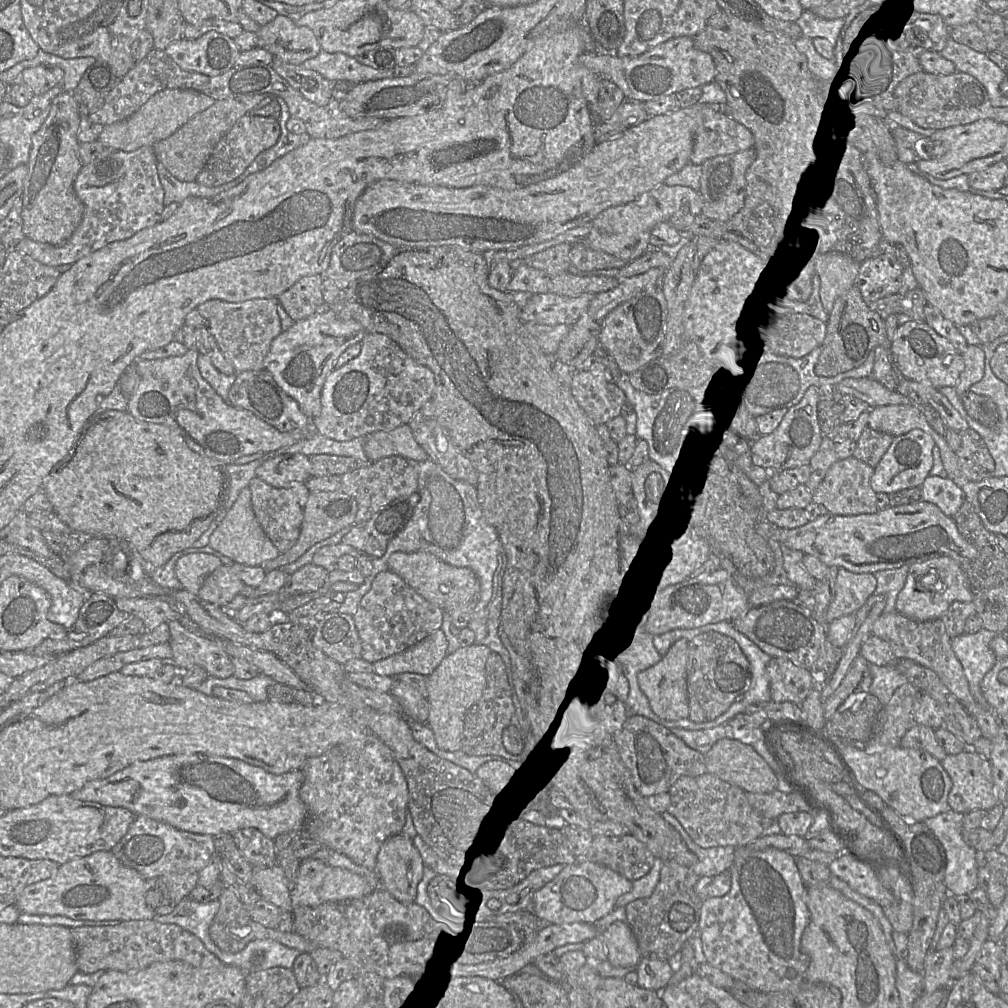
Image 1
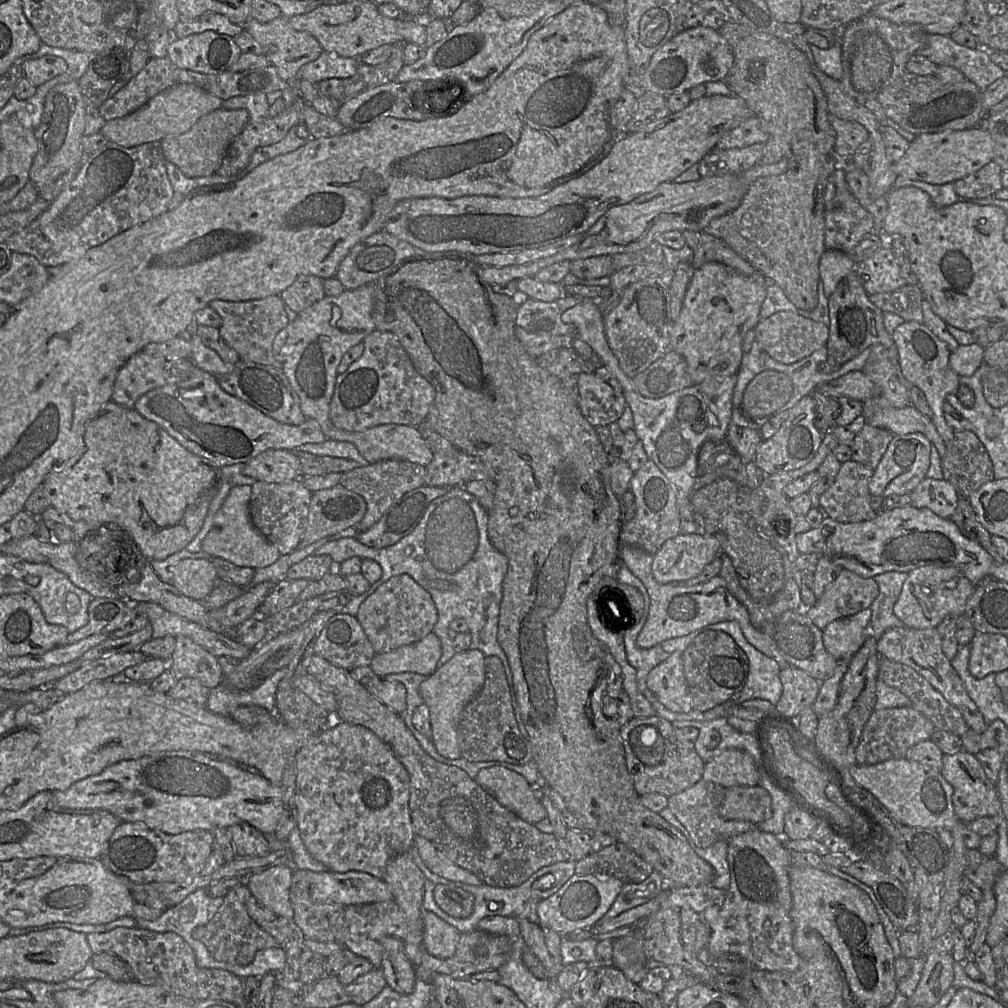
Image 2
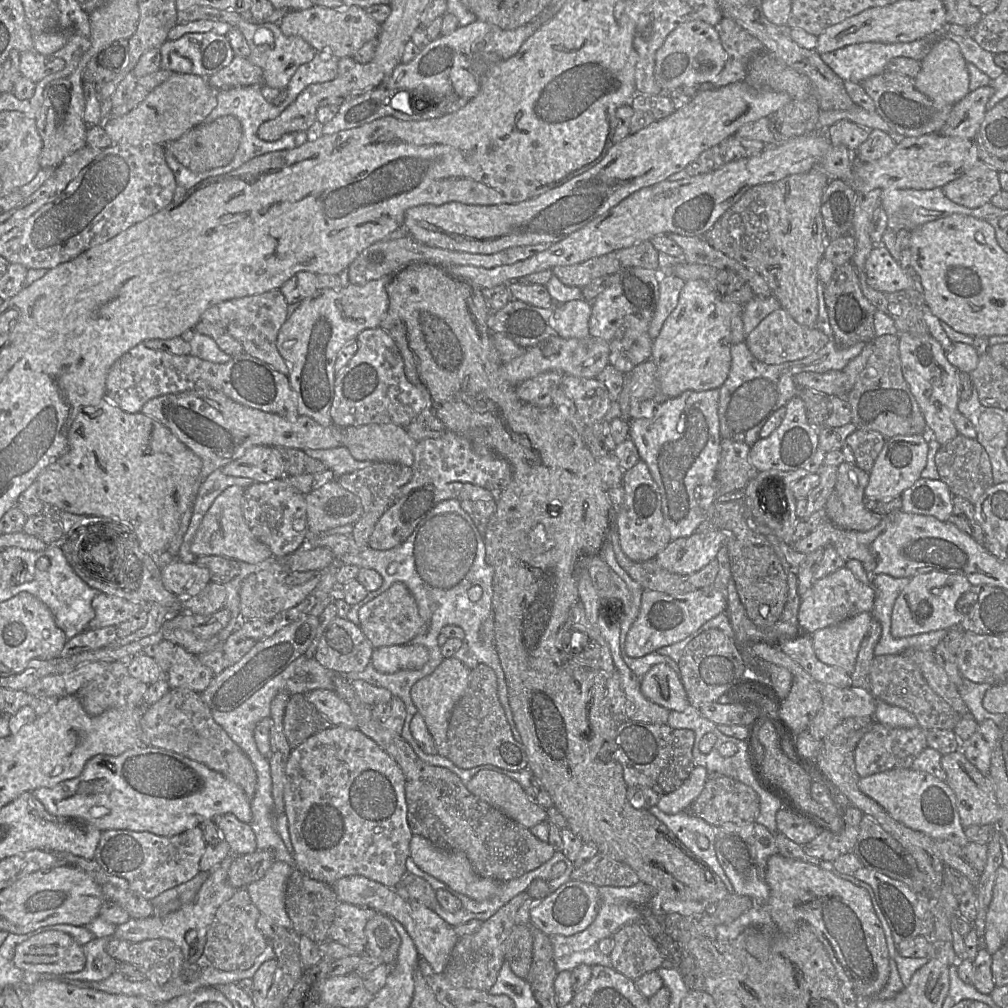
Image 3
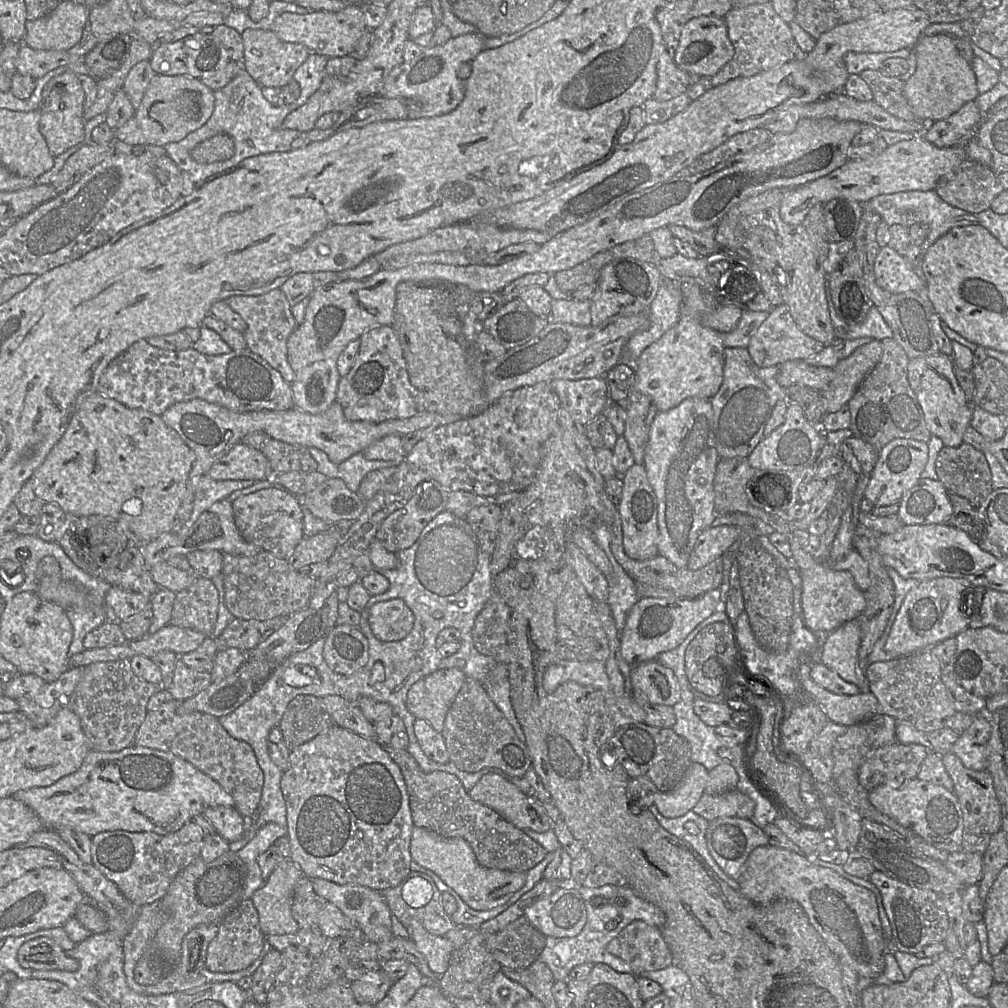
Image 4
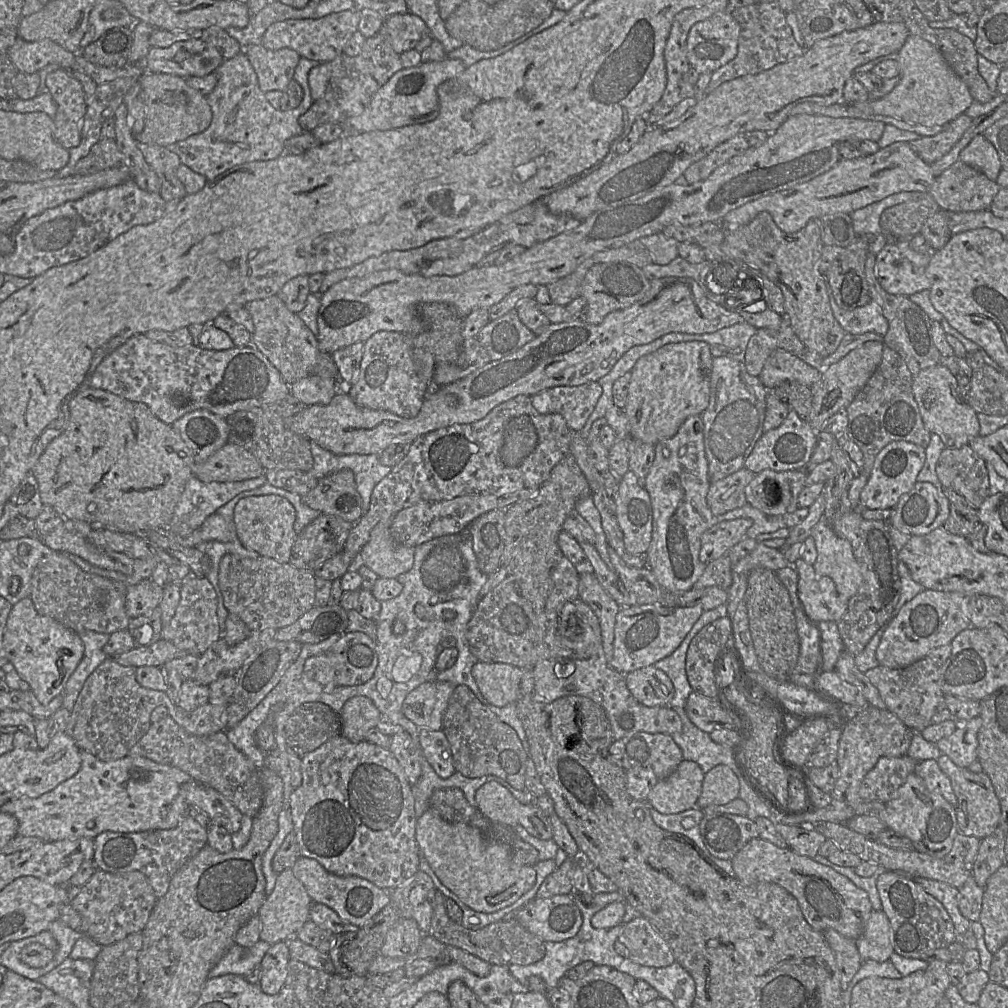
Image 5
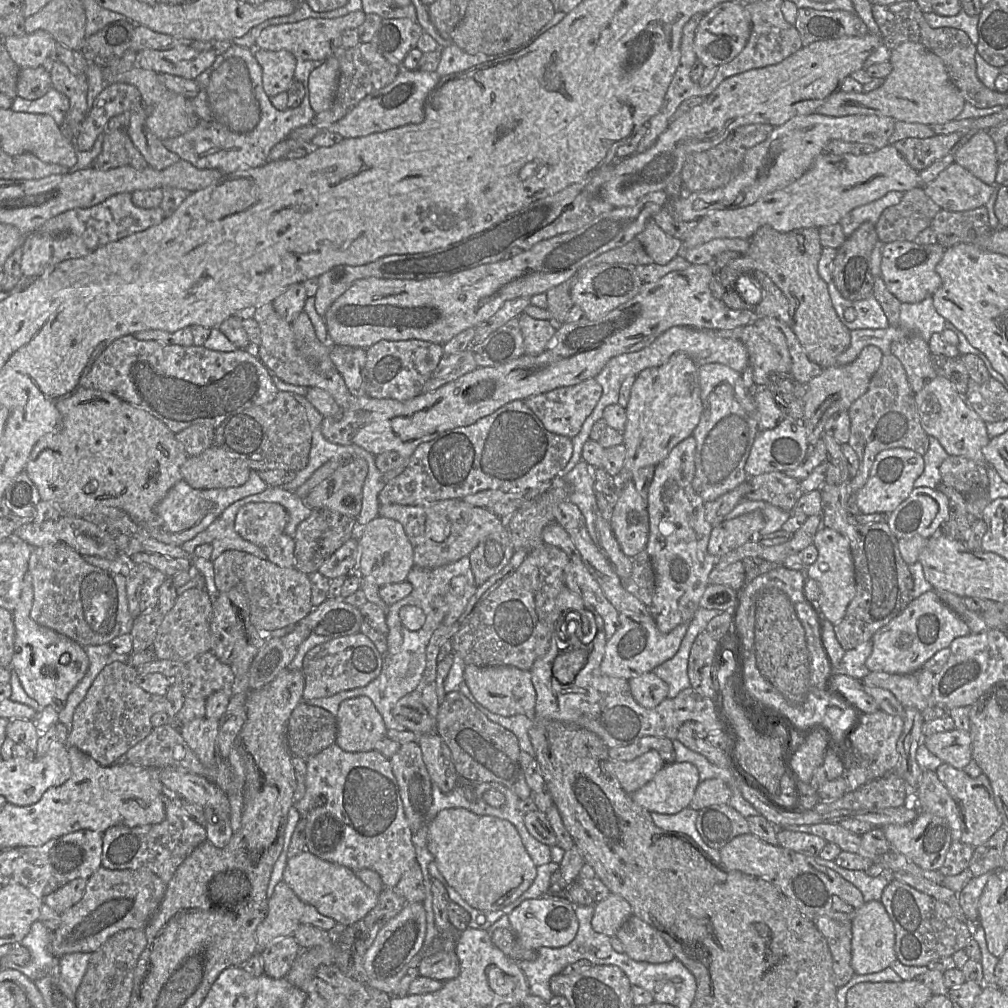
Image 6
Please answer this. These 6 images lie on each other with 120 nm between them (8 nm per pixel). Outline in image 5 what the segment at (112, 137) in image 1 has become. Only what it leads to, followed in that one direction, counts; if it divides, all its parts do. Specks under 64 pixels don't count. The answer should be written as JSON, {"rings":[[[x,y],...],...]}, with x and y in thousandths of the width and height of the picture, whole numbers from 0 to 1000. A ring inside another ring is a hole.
{"rings":[[[143,70],[137,76],[137,81],[142,89],[144,124],[141,131],[134,134],[136,141],[165,146],[198,132],[208,124],[210,110],[204,95],[189,87],[184,77]]]}

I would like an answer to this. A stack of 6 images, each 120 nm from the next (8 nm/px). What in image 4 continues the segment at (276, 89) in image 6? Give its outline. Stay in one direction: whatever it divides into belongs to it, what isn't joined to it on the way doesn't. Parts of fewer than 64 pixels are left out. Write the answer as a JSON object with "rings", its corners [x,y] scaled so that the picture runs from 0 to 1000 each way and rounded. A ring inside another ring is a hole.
{"rings":[[[244,29],[239,36],[242,44],[240,65],[259,86],[280,87],[283,85],[291,78],[293,70],[309,53],[300,44],[280,41],[269,30]]]}

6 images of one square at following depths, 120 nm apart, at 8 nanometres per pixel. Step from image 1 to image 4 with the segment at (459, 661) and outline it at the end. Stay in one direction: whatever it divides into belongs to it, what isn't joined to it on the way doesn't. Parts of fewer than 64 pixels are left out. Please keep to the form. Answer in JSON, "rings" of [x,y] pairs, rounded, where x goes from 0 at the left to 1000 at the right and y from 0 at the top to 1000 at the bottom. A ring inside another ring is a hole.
{"rings":[[[436,663],[412,677],[403,691],[403,701],[412,713],[424,715],[438,727],[444,704],[462,676],[454,663]]]}

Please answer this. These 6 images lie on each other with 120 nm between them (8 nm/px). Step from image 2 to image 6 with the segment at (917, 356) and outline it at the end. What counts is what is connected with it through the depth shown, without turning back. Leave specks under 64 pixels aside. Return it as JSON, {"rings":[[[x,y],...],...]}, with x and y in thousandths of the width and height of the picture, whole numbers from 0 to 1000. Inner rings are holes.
{"rings":[[[930,372],[908,390],[907,395],[914,424],[921,433],[928,434],[941,451],[954,452],[970,461],[980,462],[974,449],[982,438],[978,419],[960,403],[940,376]]]}

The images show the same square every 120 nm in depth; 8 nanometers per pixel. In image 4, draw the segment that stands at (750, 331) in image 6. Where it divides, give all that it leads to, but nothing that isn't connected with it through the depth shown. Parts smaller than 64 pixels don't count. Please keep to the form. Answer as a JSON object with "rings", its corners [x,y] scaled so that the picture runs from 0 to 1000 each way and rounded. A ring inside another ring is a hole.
{"rings":[[[798,357],[780,358],[769,363],[773,364],[770,377],[777,385],[791,381],[816,388],[826,376],[826,366],[805,363]]]}

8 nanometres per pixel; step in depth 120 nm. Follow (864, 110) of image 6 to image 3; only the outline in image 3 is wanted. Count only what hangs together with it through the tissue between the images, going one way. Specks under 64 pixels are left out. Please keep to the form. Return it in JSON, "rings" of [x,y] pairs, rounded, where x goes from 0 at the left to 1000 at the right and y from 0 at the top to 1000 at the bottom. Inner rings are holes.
{"rings":[[[941,38],[929,40],[920,56],[914,60],[914,69],[907,77],[907,84],[911,90],[929,101],[947,104],[953,100],[962,91],[962,77],[951,45]]]}

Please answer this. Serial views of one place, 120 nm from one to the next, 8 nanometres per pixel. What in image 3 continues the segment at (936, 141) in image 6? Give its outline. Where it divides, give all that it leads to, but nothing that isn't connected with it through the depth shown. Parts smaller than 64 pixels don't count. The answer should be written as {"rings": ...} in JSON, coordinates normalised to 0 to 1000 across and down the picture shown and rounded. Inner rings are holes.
{"rings":[[[982,84],[962,90],[945,105],[933,133],[967,139],[979,111],[979,102],[985,93],[986,88]]]}

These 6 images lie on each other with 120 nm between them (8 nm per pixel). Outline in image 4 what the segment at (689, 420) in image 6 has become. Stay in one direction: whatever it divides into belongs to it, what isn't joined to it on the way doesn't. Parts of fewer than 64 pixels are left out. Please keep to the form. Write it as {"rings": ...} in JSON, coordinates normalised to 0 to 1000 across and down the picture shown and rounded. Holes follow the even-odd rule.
{"rings":[[[675,308],[674,318],[652,338],[643,343],[629,361],[631,386],[649,398],[654,409],[663,408],[685,394],[705,396],[714,386],[717,378],[719,344],[715,330],[697,323],[687,313],[678,313]]]}

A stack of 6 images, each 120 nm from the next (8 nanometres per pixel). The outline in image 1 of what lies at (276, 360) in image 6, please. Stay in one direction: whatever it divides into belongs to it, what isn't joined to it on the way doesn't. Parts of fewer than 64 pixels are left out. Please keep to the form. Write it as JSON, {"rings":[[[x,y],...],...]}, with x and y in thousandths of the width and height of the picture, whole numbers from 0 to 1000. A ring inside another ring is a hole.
{"rings":[[[275,296],[248,297],[241,300],[206,298],[194,308],[206,317],[206,327],[213,335],[223,355],[231,362],[233,369],[262,366],[262,357],[271,337],[281,327],[275,310]]]}

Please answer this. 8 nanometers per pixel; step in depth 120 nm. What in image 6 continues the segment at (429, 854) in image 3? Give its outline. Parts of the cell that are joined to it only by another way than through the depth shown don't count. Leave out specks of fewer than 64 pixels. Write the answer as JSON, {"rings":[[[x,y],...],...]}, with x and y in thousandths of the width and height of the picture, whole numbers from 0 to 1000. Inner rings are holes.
{"rings":[[[461,802],[437,805],[424,819],[424,839],[443,876],[469,901],[494,904],[515,891],[533,869],[533,859],[524,848],[511,819],[490,810],[473,809]]]}

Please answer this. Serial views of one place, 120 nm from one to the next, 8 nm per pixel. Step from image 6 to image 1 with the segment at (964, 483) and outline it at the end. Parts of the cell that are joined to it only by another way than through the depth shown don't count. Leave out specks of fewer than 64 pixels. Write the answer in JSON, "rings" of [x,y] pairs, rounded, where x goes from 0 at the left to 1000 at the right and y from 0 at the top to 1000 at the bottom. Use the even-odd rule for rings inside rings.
{"rings":[[[966,427],[950,428],[953,443],[947,448],[955,472],[964,478],[986,473],[987,459],[975,436]]]}

